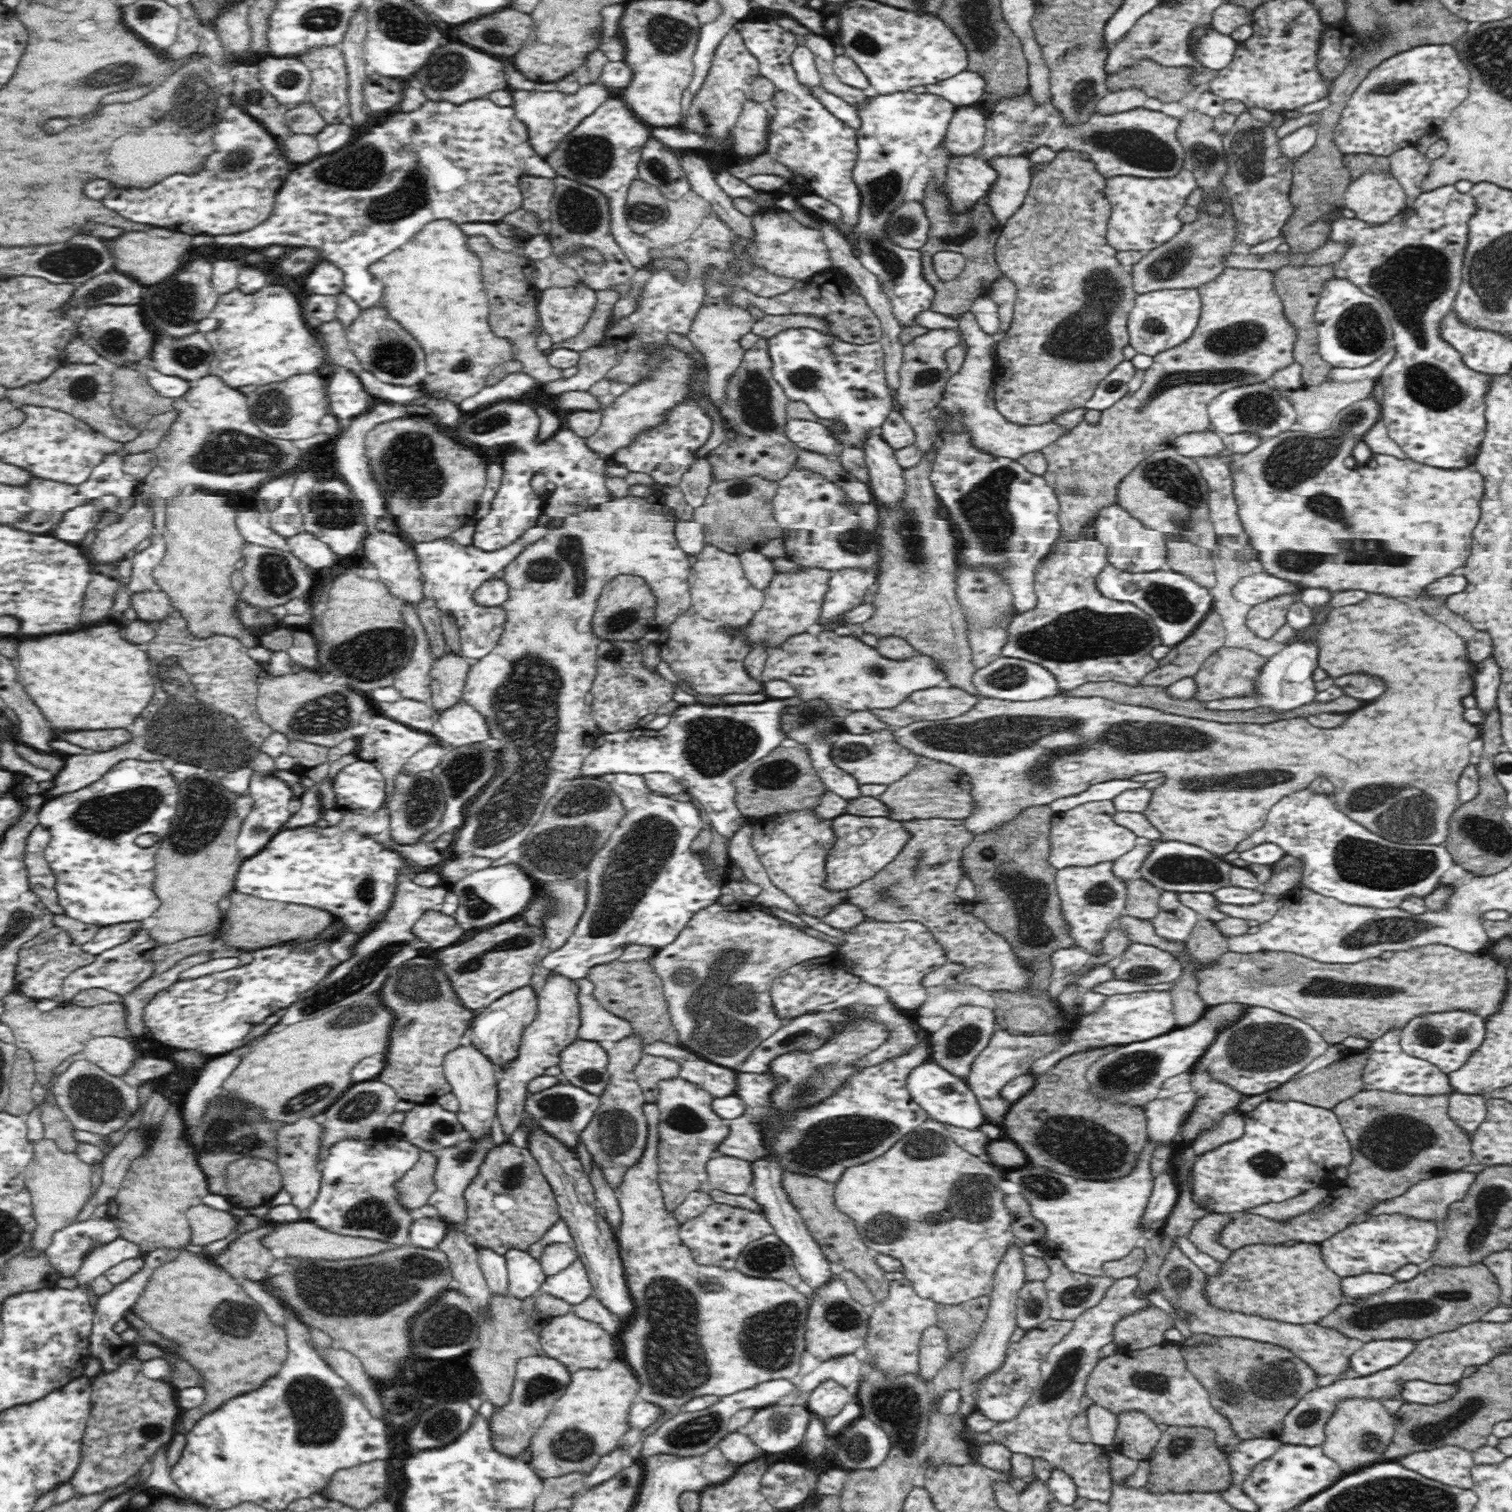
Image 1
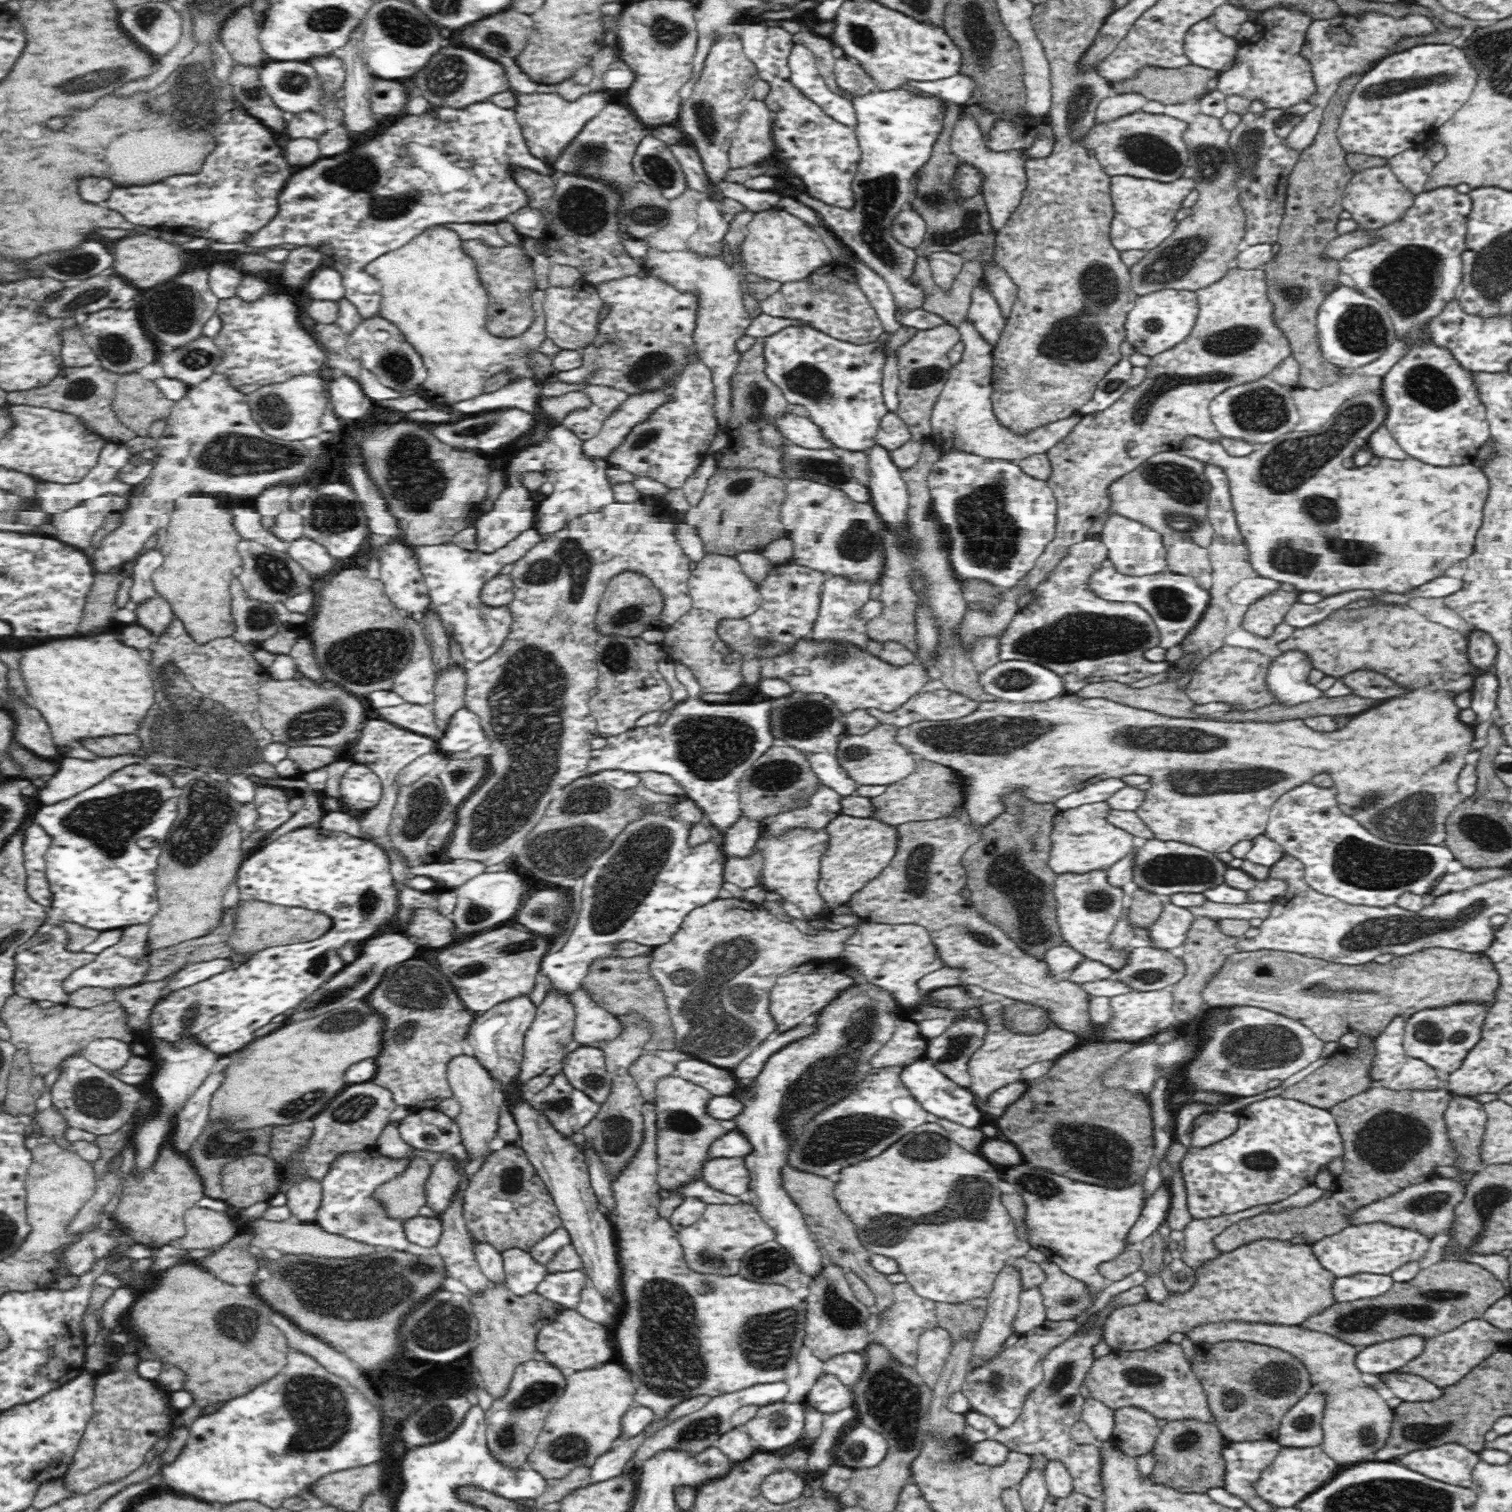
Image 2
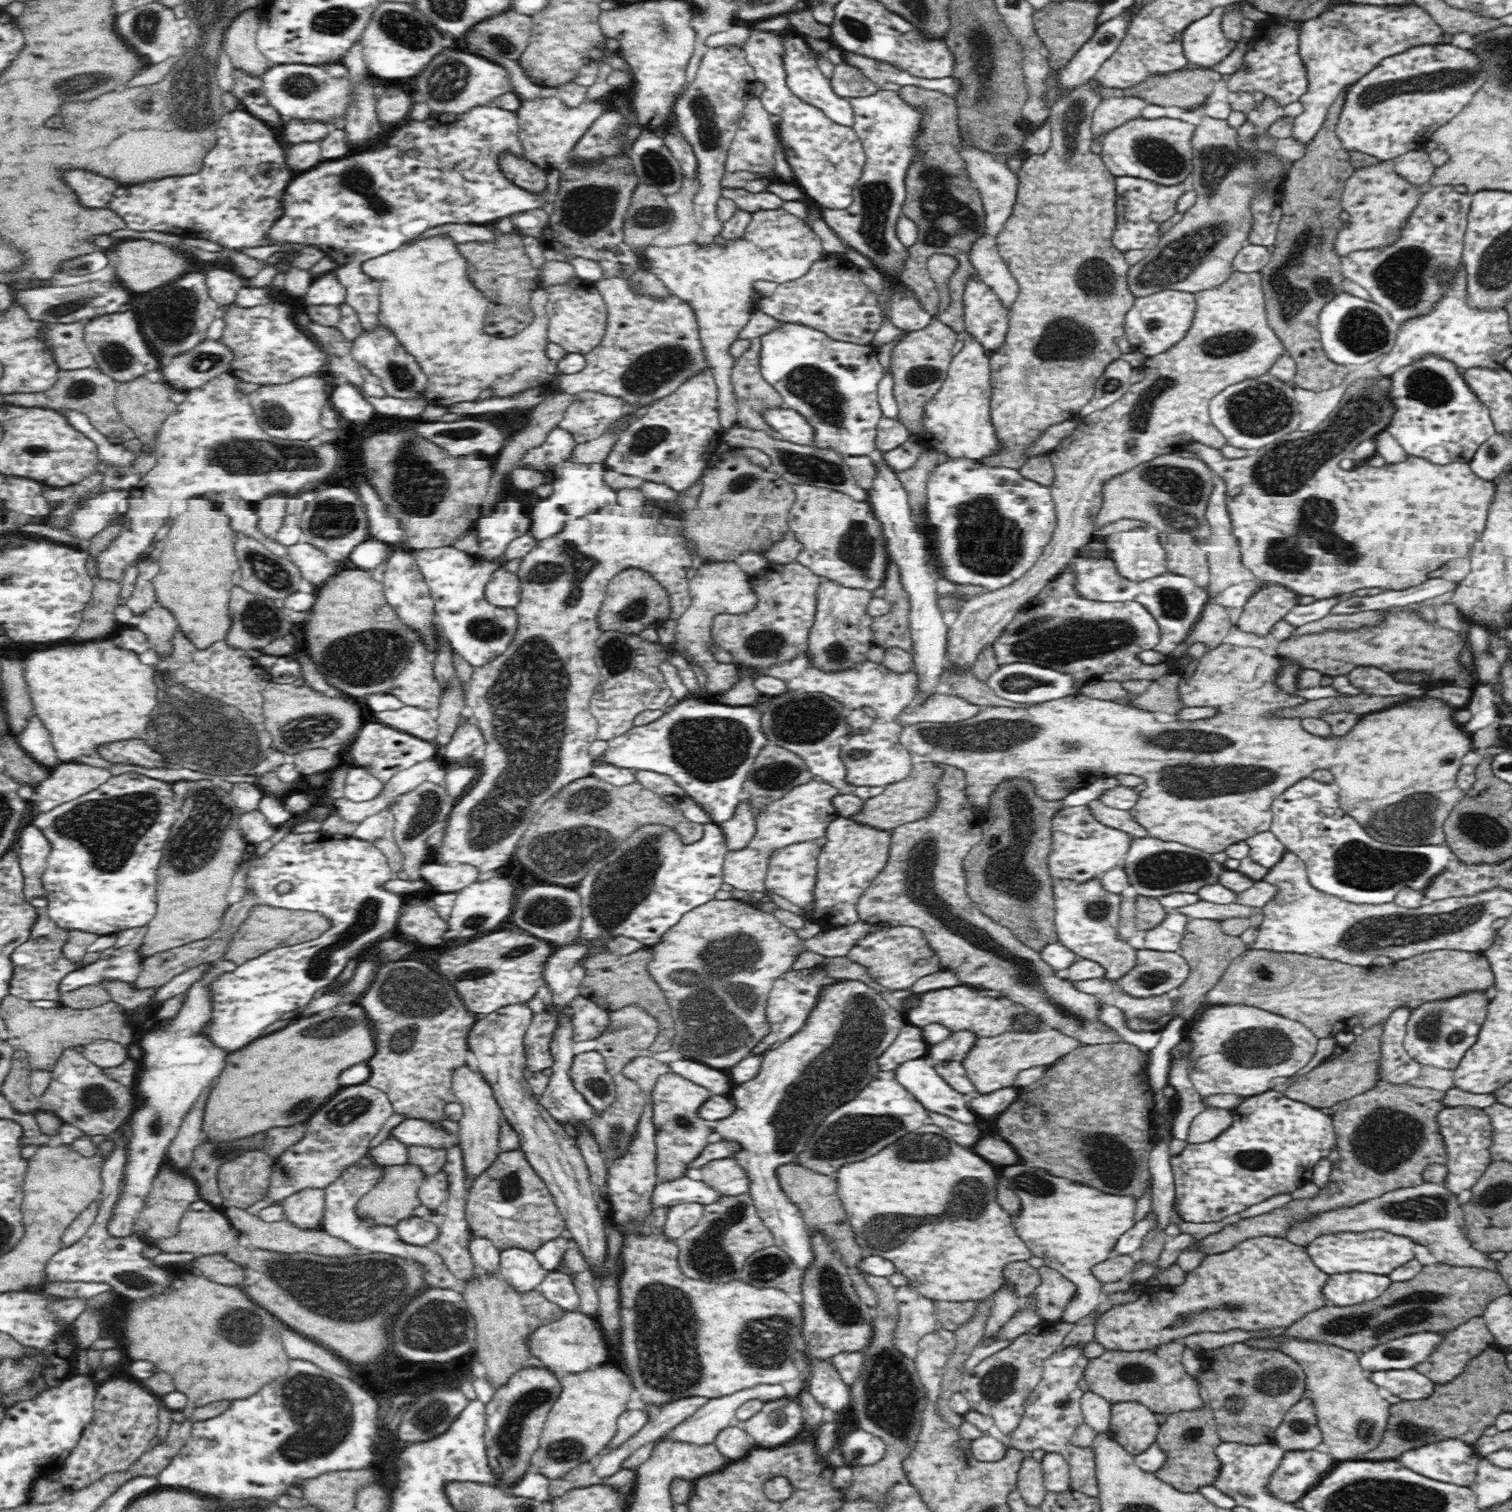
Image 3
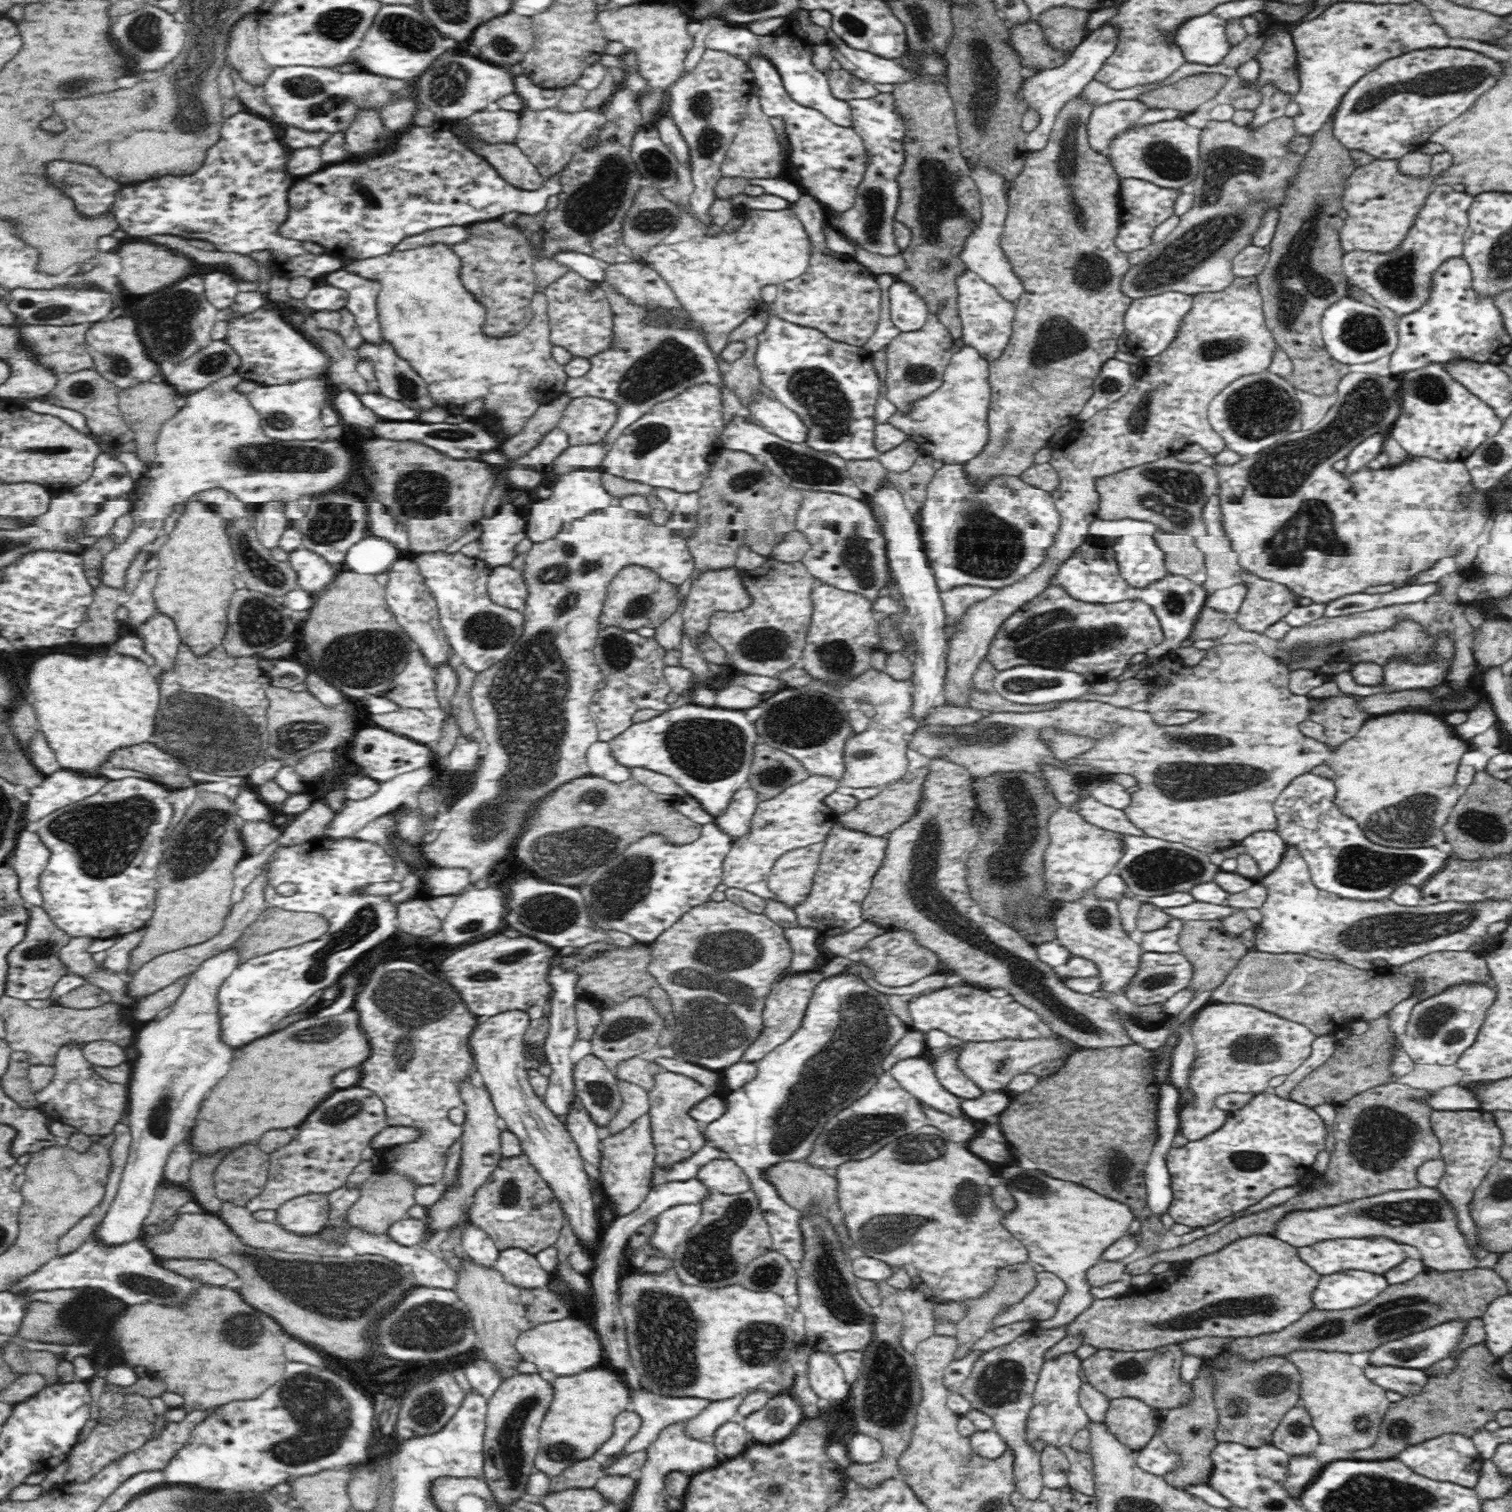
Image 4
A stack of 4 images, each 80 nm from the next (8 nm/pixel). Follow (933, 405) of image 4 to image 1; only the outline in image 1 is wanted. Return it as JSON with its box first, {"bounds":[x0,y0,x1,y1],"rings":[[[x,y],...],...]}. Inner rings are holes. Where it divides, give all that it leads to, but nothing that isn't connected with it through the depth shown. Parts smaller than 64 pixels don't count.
{"bounds":[938,311,1065,460],"rings":[[[971,311],[961,314],[958,318],[961,336],[968,344],[968,354],[962,368],[953,374],[945,387],[944,398],[941,398],[938,406],[946,414],[952,414],[956,410],[964,412],[964,426],[970,430],[971,444],[975,448],[982,449],[984,453],[990,453],[994,457],[1006,457],[1017,460],[1026,453],[1040,451],[1060,438],[1065,432],[1057,423],[1044,423],[1038,425],[1020,426],[1007,421],[998,413],[995,403],[989,398],[989,388],[994,384],[993,373],[995,361],[990,354],[990,346],[994,344],[994,337],[983,332],[982,327],[975,320]]]}

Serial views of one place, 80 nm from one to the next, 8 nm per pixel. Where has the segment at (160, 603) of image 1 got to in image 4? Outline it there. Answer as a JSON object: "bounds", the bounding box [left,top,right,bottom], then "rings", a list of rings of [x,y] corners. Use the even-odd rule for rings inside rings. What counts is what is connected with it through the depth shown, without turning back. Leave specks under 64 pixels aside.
{"bounds":[138,614,181,671],"rings":[[[154,614],[153,618],[138,627],[138,633],[144,640],[145,652],[155,658],[158,668],[170,671],[181,644],[174,622],[170,622],[170,618],[162,618],[162,614]]]}

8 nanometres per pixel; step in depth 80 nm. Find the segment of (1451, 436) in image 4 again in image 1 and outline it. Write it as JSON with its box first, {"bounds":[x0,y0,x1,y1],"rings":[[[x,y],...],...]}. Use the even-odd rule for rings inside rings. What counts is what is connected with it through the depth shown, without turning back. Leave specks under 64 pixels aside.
{"bounds":[1330,185,1493,470],"rings":[[[1454,185],[1441,186],[1436,190],[1421,193],[1414,200],[1413,207],[1404,209],[1396,217],[1391,218],[1388,222],[1381,225],[1367,224],[1367,222],[1356,218],[1348,219],[1342,217],[1330,226],[1330,241],[1350,243],[1352,245],[1346,250],[1345,254],[1340,258],[1340,263],[1346,276],[1350,282],[1353,282],[1357,287],[1362,289],[1367,295],[1377,298],[1390,316],[1391,326],[1393,328],[1394,339],[1394,358],[1386,364],[1386,368],[1382,371],[1381,378],[1384,387],[1384,398],[1381,402],[1381,420],[1386,425],[1390,438],[1400,446],[1406,453],[1408,459],[1414,462],[1425,464],[1439,469],[1452,470],[1461,467],[1470,467],[1478,456],[1481,448],[1481,440],[1484,440],[1487,420],[1485,419],[1485,394],[1490,386],[1493,375],[1476,372],[1468,368],[1462,360],[1462,355],[1449,343],[1446,342],[1441,335],[1442,319],[1453,310],[1453,302],[1461,285],[1462,268],[1466,245],[1469,241],[1469,226],[1468,221],[1474,216],[1476,211],[1475,199],[1470,195],[1461,194]]]}

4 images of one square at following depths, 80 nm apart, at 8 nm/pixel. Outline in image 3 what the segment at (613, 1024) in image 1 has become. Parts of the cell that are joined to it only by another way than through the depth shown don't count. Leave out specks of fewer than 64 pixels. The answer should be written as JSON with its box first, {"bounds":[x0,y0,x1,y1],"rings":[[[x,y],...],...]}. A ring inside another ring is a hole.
{"bounds":[570,995,610,1041],"rings":[[[578,995],[570,1000],[573,1015],[573,1041],[594,1040],[610,1023],[609,1011],[602,1008],[597,1000]]]}

